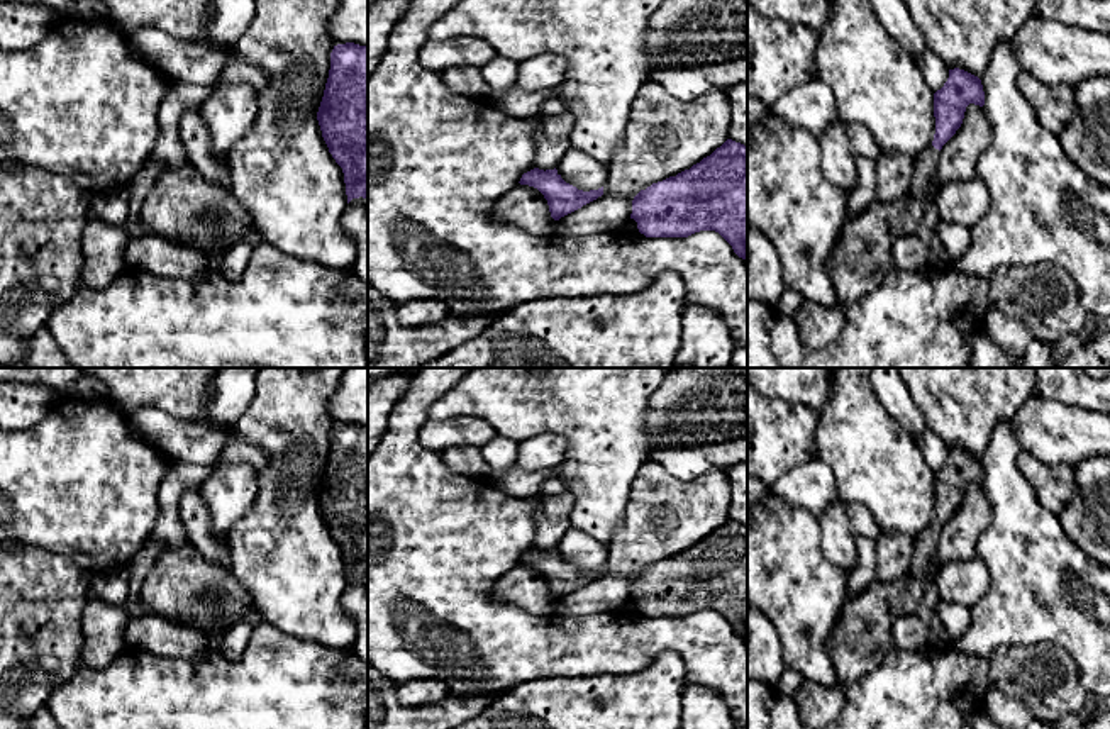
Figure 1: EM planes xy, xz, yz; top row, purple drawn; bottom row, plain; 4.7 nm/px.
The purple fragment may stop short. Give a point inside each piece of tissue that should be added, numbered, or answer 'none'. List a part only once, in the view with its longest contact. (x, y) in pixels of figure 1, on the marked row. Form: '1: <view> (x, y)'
1: yz (924, 166)

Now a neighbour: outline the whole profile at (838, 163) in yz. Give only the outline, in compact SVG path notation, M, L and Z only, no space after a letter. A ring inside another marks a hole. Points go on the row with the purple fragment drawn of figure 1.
M839 120L817 137L820 170L824 176L841 190L851 193L857 185L856 156L851 151L846 125Z

